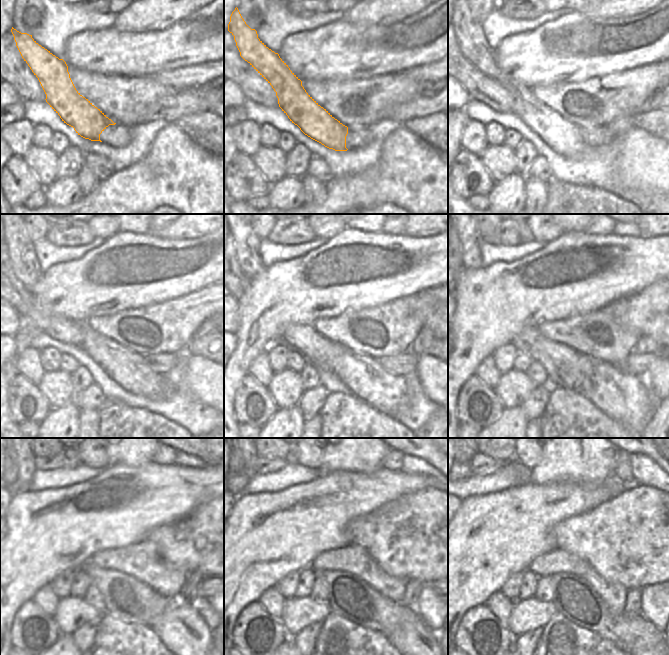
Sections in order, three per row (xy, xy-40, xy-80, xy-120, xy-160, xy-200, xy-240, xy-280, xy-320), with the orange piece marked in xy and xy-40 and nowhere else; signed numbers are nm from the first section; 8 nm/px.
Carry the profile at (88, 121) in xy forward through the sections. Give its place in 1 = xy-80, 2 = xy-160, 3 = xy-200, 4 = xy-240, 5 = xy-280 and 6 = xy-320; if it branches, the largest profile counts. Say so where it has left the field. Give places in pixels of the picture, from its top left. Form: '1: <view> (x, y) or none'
1: xy-80 (562, 136)
2: xy-160 (366, 379)
3: xy-200 (621, 396)
4: xy-240 (180, 627)
5: xy-280 (350, 597)
6: xy-320 (574, 597)

